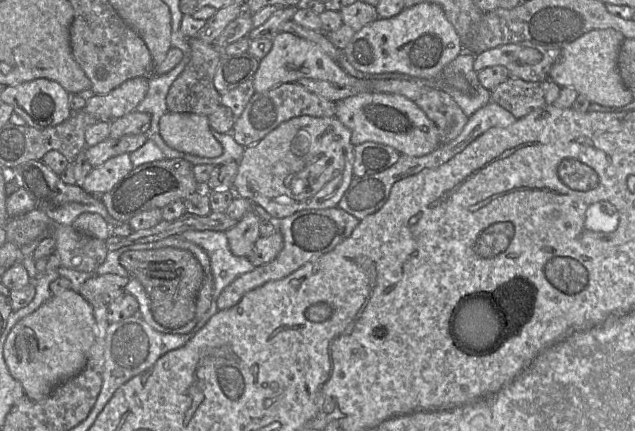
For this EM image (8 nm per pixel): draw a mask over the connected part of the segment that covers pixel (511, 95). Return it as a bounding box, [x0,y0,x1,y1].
[491,77,561,119]

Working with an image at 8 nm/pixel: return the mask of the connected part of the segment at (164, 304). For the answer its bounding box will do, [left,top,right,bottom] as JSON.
[120,247,203,334]

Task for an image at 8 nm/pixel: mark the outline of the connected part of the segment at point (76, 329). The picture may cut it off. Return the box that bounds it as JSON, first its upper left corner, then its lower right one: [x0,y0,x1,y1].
[3,288,95,401]

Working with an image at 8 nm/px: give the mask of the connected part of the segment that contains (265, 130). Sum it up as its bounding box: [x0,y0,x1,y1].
[231,82,335,148]

